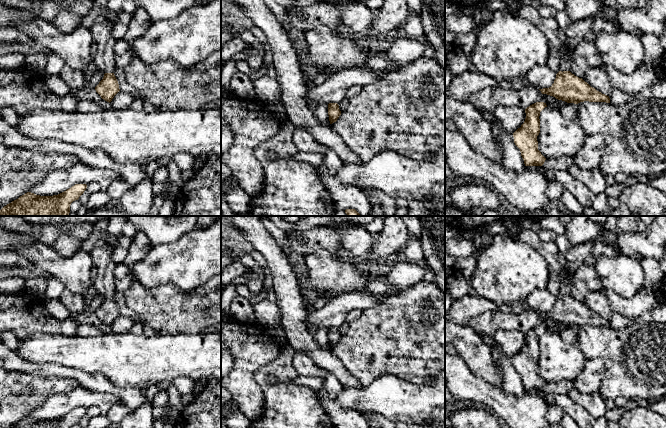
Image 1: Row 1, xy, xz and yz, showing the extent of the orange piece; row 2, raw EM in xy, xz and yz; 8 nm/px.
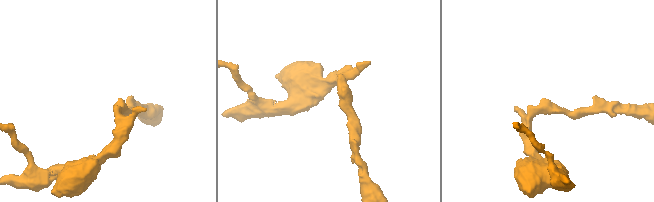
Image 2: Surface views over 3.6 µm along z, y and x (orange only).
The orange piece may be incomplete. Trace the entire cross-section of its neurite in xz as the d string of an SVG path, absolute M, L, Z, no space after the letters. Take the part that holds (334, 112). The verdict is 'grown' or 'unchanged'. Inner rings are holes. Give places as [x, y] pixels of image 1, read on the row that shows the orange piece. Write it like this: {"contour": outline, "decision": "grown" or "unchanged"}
{"contour": "M337 103L328 104L328 115L329 115L330 124L337 121L337 119L341 115L341 111L340 111L339 105Z", "decision": "unchanged"}

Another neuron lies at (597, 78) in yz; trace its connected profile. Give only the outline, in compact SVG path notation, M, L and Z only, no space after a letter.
M601 68L588 69L583 80L597 91L607 96L609 96L614 89L614 86L608 75Z

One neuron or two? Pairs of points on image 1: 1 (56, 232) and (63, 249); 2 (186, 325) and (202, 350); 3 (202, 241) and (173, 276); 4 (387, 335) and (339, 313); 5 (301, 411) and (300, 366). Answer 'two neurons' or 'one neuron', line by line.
1: two neurons
2: two neurons
3: one neuron
4: two neurons
5: two neurons

